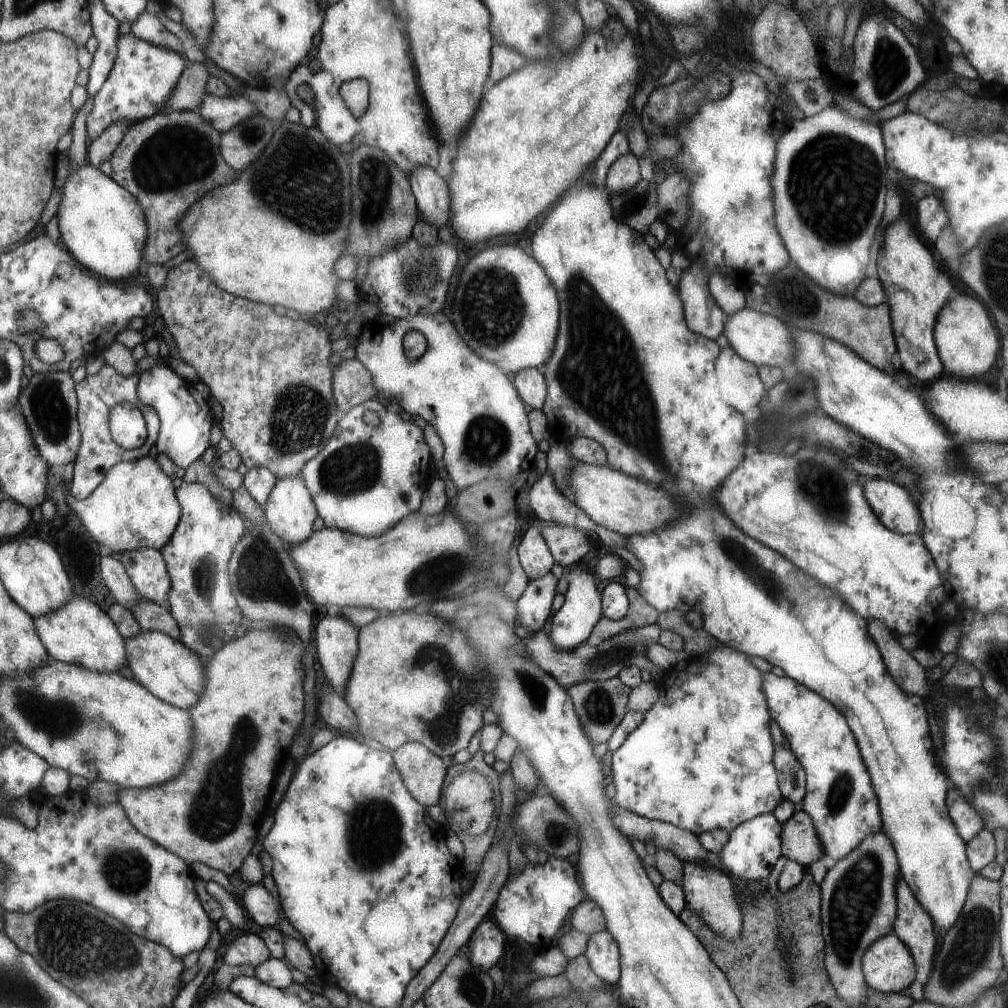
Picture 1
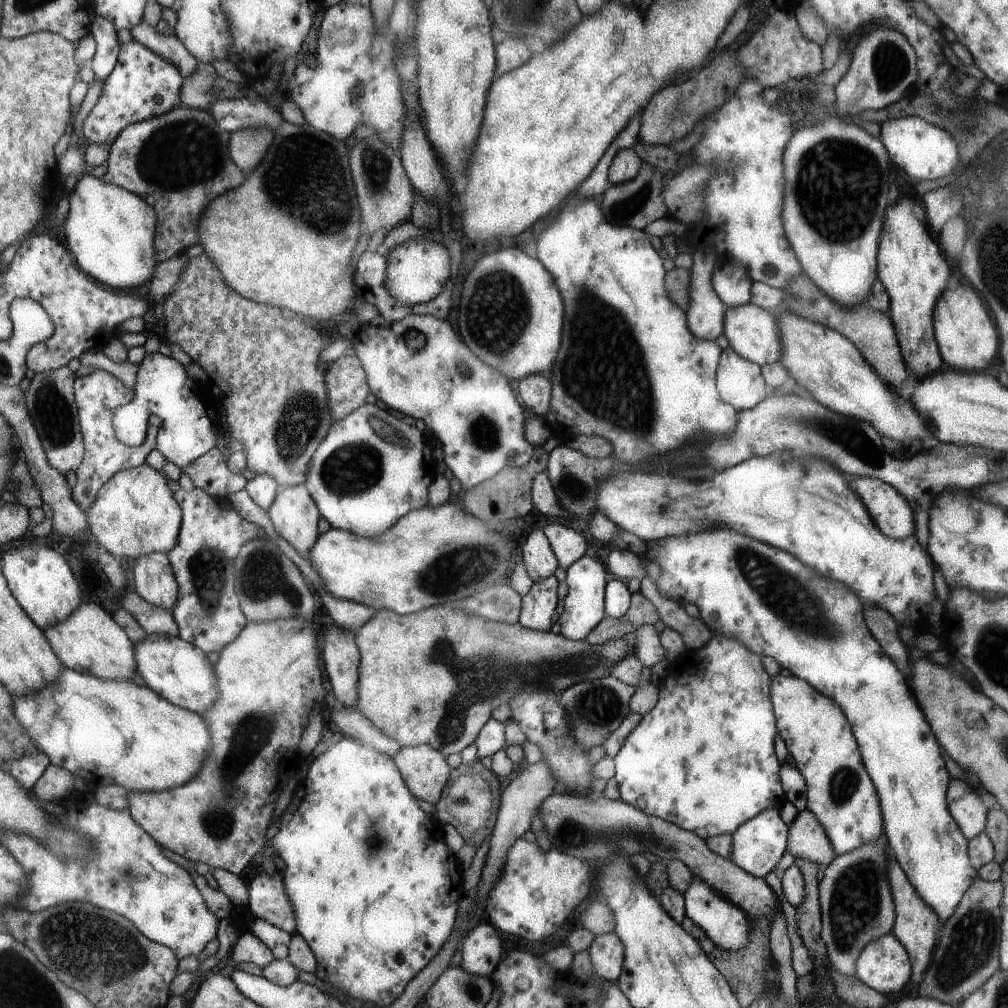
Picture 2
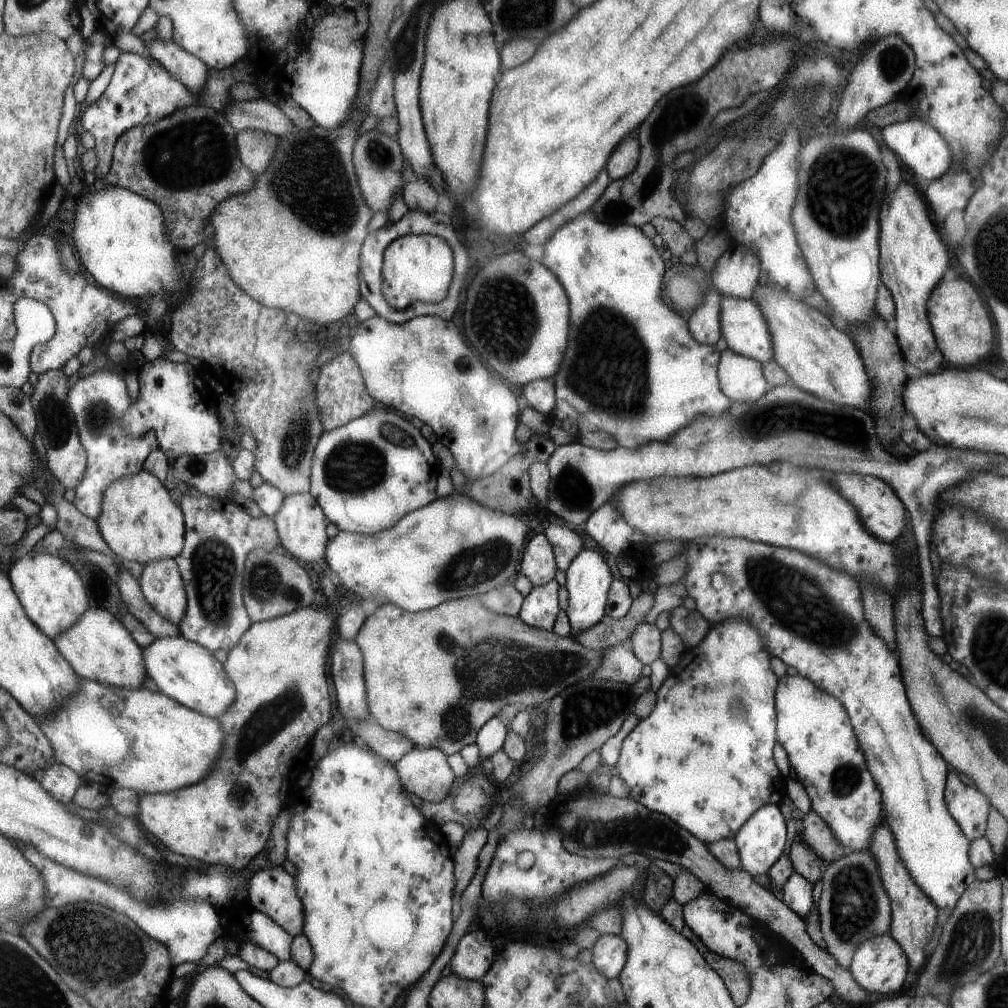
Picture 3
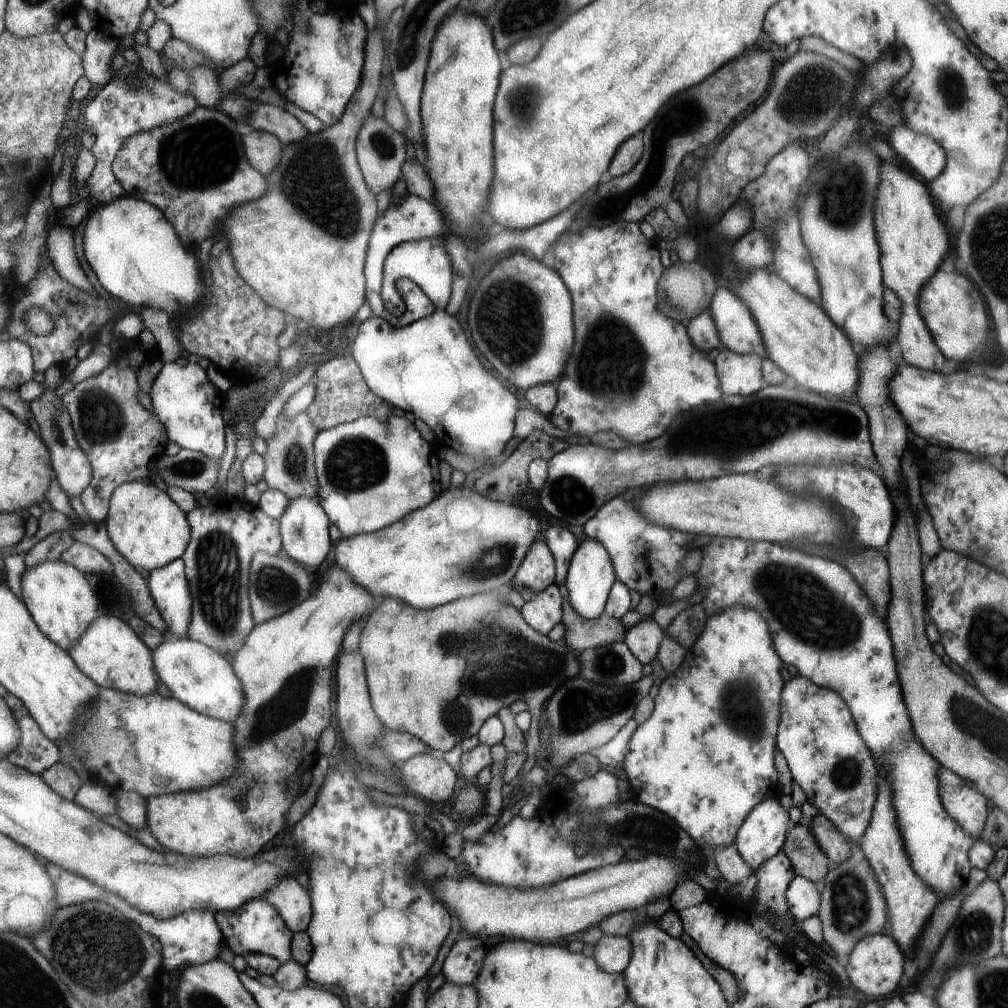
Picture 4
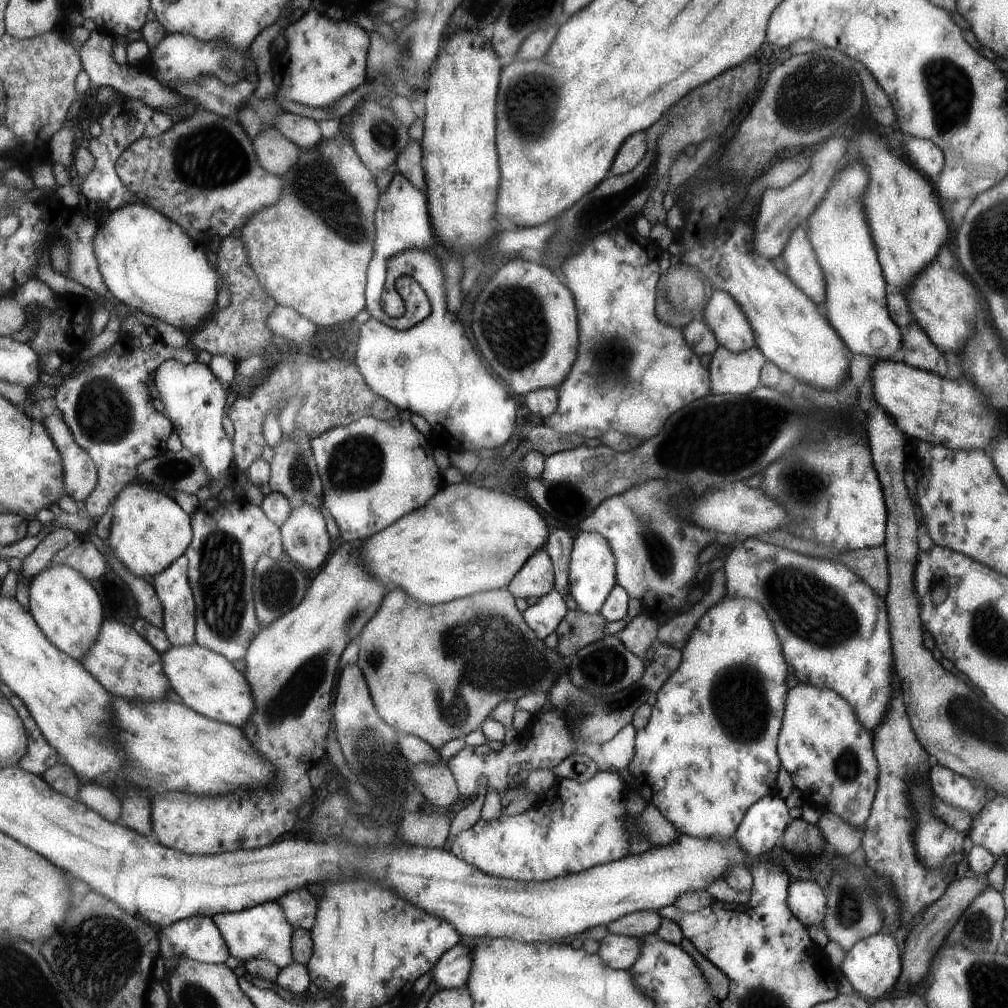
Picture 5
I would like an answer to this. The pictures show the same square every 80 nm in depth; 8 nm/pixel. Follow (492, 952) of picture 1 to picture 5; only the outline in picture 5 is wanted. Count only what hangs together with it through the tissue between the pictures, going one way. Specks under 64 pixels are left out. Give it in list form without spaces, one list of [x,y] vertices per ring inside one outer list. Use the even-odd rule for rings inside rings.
[[[463,942],[447,951],[432,969],[432,980],[438,988],[465,987],[473,971],[474,955]]]

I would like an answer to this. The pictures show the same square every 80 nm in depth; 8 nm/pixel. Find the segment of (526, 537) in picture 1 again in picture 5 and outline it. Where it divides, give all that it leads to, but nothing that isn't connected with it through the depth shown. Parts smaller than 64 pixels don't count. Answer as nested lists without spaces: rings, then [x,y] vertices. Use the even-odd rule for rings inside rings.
[[[545,548],[539,549],[507,587],[516,598],[540,599],[554,588],[554,565]]]

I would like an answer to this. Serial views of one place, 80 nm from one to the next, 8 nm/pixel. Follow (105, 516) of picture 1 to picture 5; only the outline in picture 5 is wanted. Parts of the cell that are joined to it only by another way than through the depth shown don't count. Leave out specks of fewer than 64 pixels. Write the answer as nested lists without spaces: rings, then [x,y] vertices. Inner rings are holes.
[[[139,480],[134,483],[124,488],[115,500],[108,544],[133,574],[155,577],[186,554],[194,539],[192,516],[166,491]]]

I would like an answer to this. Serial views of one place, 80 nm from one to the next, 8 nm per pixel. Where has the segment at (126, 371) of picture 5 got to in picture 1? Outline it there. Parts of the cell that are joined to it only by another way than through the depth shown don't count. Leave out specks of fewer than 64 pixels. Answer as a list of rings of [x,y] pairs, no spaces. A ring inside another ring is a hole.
[[[105,365],[94,376],[86,376],[82,382],[76,384],[78,395],[78,418],[82,429],[82,444],[79,455],[75,461],[74,477],[69,484],[69,492],[79,501],[86,500],[106,480],[108,473],[123,462],[131,463],[147,457],[153,446],[159,445],[162,421],[151,406],[145,405],[139,397],[138,386],[140,385],[140,372],[132,376],[120,374],[113,366]],[[121,402],[129,402],[138,407],[142,412],[148,429],[148,437],[145,443],[136,450],[125,450],[122,445],[117,444],[109,430],[109,414],[111,408]]]

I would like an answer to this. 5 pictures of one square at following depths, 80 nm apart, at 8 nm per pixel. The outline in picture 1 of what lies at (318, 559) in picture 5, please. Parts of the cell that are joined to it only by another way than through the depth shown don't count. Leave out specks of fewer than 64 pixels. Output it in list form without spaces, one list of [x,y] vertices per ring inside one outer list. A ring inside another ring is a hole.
[[[302,475],[278,478],[269,500],[264,505],[270,528],[290,545],[302,544],[315,532],[313,524],[317,520],[318,509]]]

